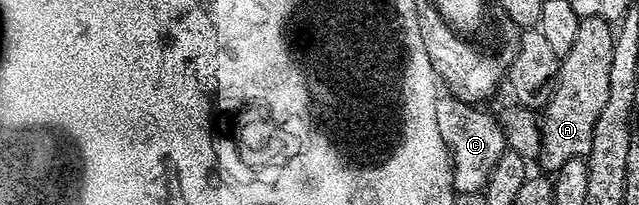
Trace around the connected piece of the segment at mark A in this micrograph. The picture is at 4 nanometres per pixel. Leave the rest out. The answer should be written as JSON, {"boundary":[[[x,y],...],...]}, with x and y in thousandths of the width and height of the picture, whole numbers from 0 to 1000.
{"boundary":[[[914,78],[906,93],[901,205],[895,205],[895,244],[878,278],[864,444],[851,507],[854,551],[845,566],[845,785],[856,820],[856,844],[872,839],[883,790],[895,771],[914,771],[926,732],[926,634],[933,634],[933,576],[939,576],[939,537],[945,537],[945,498],[951,498],[955,454],[951,341],[958,332],[961,161],[956,102],[942,78]]]}

